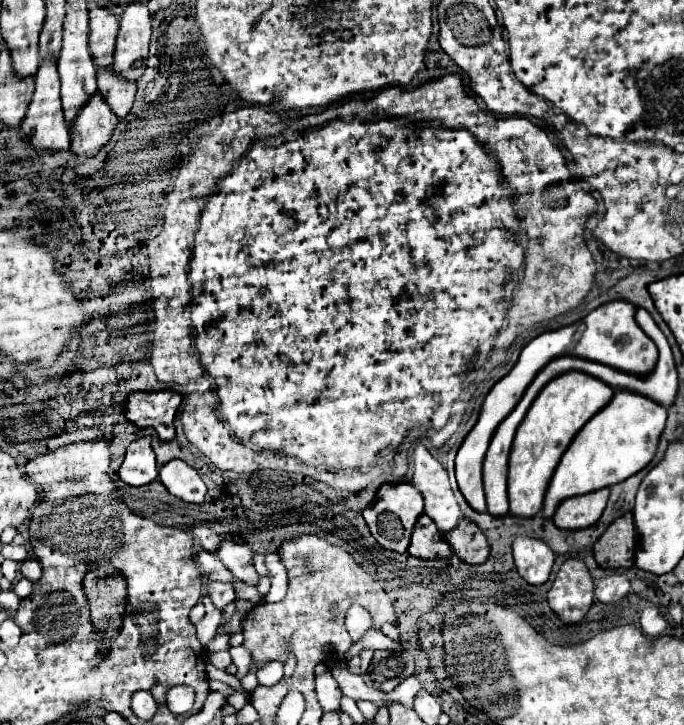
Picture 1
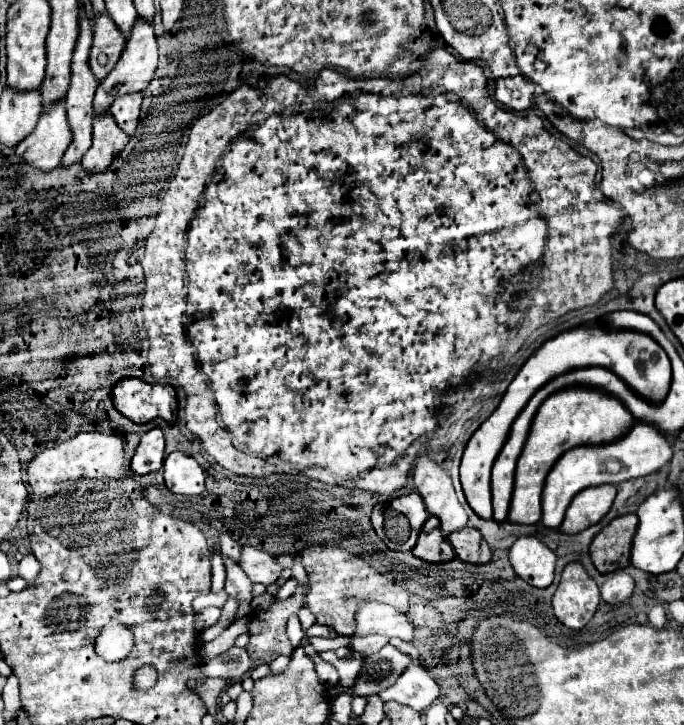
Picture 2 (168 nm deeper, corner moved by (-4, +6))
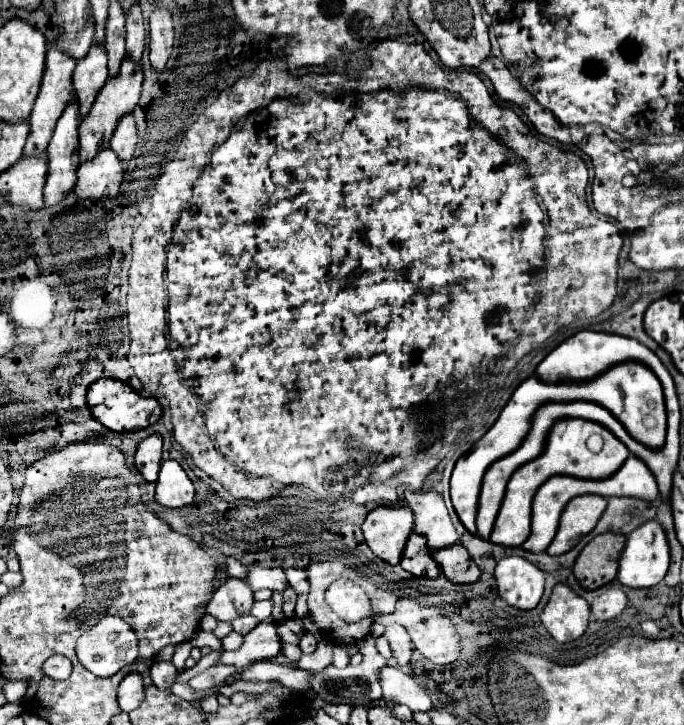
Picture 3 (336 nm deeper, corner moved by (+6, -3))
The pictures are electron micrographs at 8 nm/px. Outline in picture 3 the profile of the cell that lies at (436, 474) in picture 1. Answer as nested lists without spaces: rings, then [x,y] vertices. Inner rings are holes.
[[[406,491],[404,493],[408,507],[414,513],[414,533],[424,535],[430,551],[450,547],[458,541],[458,533],[450,521],[444,499],[436,491]]]

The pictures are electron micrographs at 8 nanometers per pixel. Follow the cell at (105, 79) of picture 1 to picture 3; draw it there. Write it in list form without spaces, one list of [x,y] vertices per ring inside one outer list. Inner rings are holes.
[[[128,113],[124,115],[124,119],[120,119],[112,135],[110,149],[118,155],[120,161],[130,161],[134,157],[134,147],[136,147],[136,123],[134,123],[134,115]]]

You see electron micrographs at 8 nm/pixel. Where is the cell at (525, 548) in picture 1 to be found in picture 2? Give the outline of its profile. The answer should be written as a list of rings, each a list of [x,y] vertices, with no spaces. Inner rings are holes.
[[[520,536],[510,548],[514,572],[536,588],[546,588],[554,580],[556,554],[534,536]]]

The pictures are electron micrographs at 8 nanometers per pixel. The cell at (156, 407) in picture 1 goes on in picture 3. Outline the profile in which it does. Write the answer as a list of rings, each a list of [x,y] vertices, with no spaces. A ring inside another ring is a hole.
[[[100,377],[88,387],[86,403],[88,403],[88,409],[90,409],[92,417],[96,421],[100,421],[106,429],[116,431],[116,433],[144,429],[144,427],[156,423],[162,415],[162,409],[160,409],[156,399],[142,397],[140,393],[130,389],[130,385],[126,385],[122,381],[116,381],[116,379],[108,379],[108,377]]]

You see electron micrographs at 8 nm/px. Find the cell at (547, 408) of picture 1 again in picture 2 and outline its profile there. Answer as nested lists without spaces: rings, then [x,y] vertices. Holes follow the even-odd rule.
[[[568,386],[550,394],[538,408],[530,426],[526,444],[516,464],[514,492],[510,502],[508,520],[516,524],[536,524],[540,520],[540,500],[546,474],[554,462],[570,448],[582,444],[598,444],[622,436],[626,426],[634,422],[630,410],[612,394],[594,386]]]

